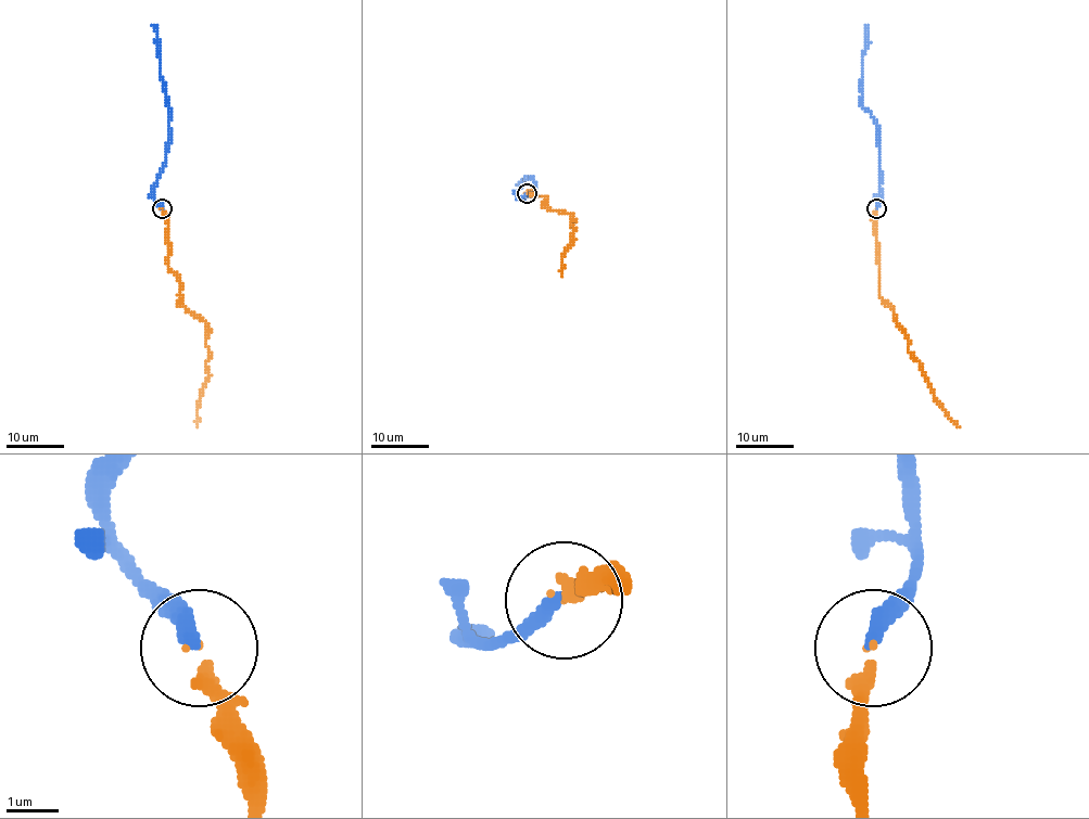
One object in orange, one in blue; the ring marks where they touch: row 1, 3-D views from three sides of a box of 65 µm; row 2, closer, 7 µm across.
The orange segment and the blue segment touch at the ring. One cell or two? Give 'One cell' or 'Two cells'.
One cell

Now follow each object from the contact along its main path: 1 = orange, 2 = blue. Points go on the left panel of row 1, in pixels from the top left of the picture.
1: (162, 208), (171, 251), (167, 267), (178, 277), (180, 302), (207, 331), (207, 379), (197, 427)
2: (162, 208), (153, 197), (152, 188), (165, 162), (169, 107), (153, 24)

